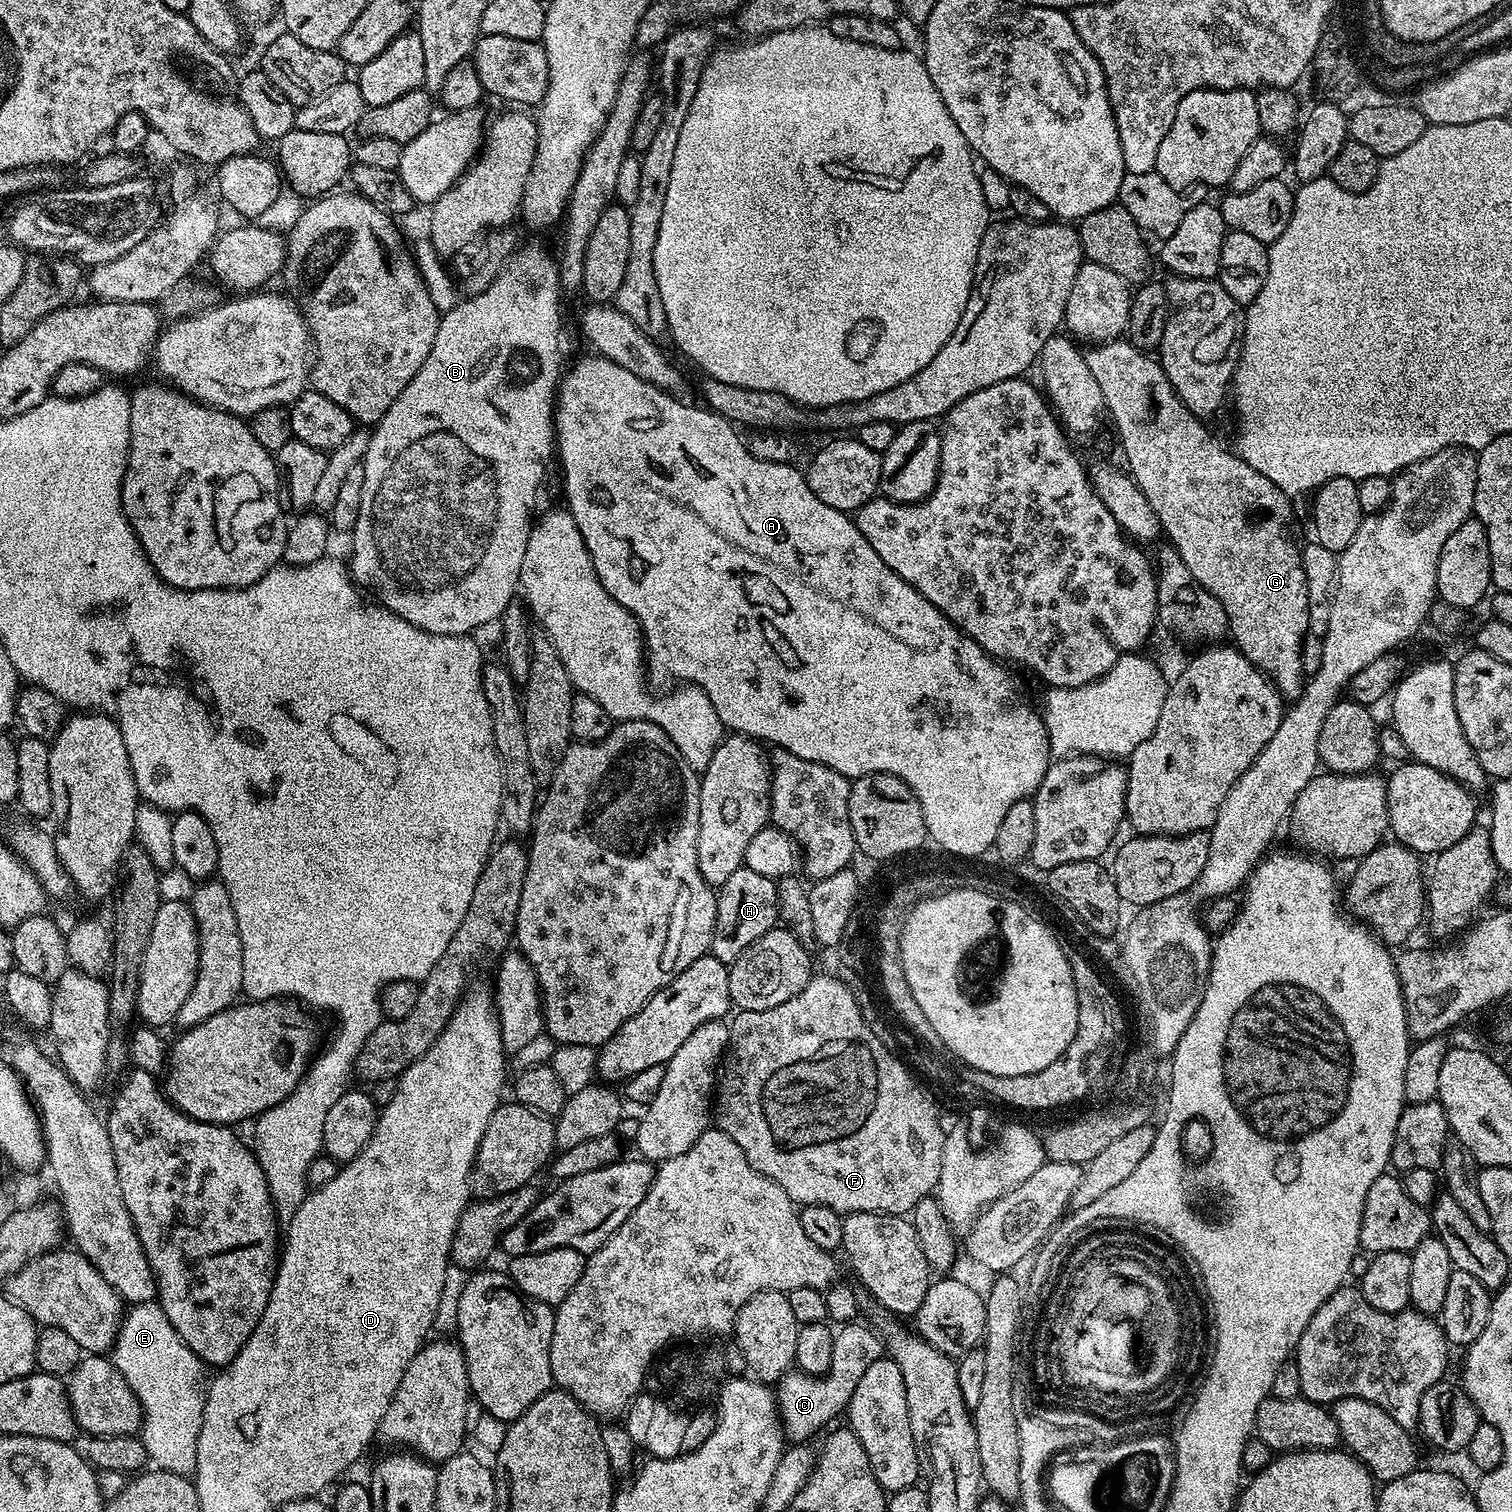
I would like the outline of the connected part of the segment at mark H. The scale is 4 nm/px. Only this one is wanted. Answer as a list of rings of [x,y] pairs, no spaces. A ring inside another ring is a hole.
[[[746,867],[734,870],[734,874],[730,874],[730,878],[726,878],[726,882],[718,888],[711,955],[718,957],[724,964],[731,965],[747,947],[776,928],[779,920],[776,880]]]

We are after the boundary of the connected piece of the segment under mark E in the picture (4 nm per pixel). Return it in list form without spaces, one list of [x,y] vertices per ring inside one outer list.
[[[156,1302],[134,1304],[125,1311],[124,1320],[116,1335],[116,1343],[110,1349],[110,1359],[126,1378],[130,1390],[134,1390],[140,1409],[144,1411],[144,1423],[138,1435],[146,1446],[149,1461],[159,1471],[191,1477],[198,1462],[198,1434],[202,1430],[204,1413],[204,1361],[198,1358],[198,1354],[194,1354],[194,1350],[190,1350],[190,1346],[186,1346],[186,1342],[182,1342],[182,1338],[178,1338],[178,1330],[170,1326],[170,1318],[166,1318],[166,1314]]]

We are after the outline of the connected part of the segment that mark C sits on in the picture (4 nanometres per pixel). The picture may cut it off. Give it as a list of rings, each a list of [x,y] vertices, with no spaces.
[[[860,1323],[845,1324],[836,1332],[834,1358],[825,1376],[808,1376],[805,1372],[792,1370],[775,1385],[776,1407],[780,1410],[780,1422],[789,1441],[808,1442],[819,1428],[827,1429],[827,1424],[847,1409],[870,1362],[878,1362],[885,1355],[883,1339]]]

